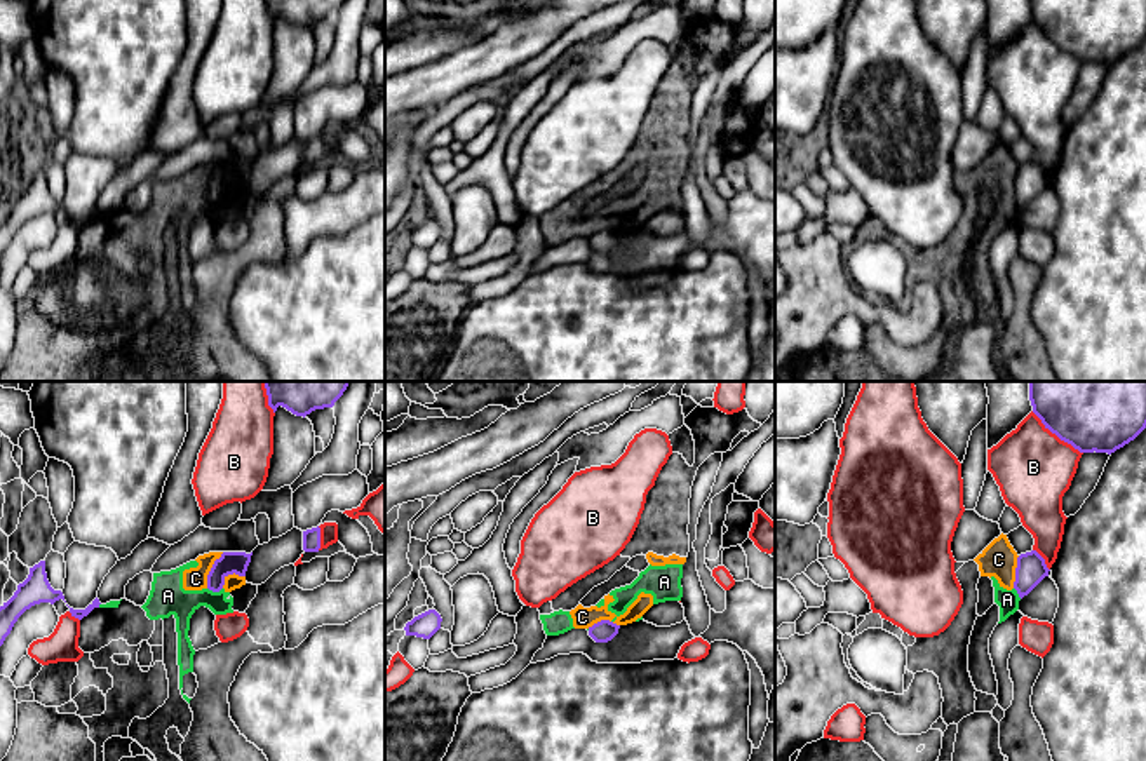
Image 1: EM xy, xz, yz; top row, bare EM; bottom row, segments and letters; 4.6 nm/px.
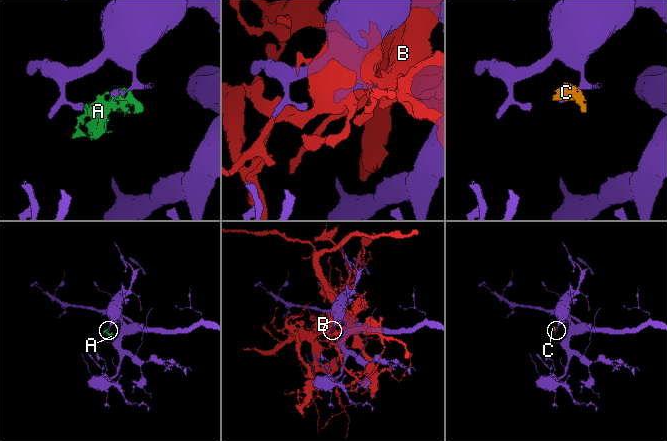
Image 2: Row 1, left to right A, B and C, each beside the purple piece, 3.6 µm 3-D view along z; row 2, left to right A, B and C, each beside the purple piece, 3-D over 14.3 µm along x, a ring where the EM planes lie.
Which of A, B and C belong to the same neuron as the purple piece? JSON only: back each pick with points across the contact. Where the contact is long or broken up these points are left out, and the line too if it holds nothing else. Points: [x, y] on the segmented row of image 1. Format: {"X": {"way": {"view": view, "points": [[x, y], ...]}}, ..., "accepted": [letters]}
{"accepted": []}

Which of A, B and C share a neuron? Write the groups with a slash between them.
A C / B

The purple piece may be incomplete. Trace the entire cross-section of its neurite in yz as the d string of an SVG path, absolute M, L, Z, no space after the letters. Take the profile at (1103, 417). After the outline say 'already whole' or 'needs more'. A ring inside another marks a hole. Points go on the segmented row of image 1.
M1029 381L1033 413L1080 453L1115 453L1146 428L1146 381Z | already whole

